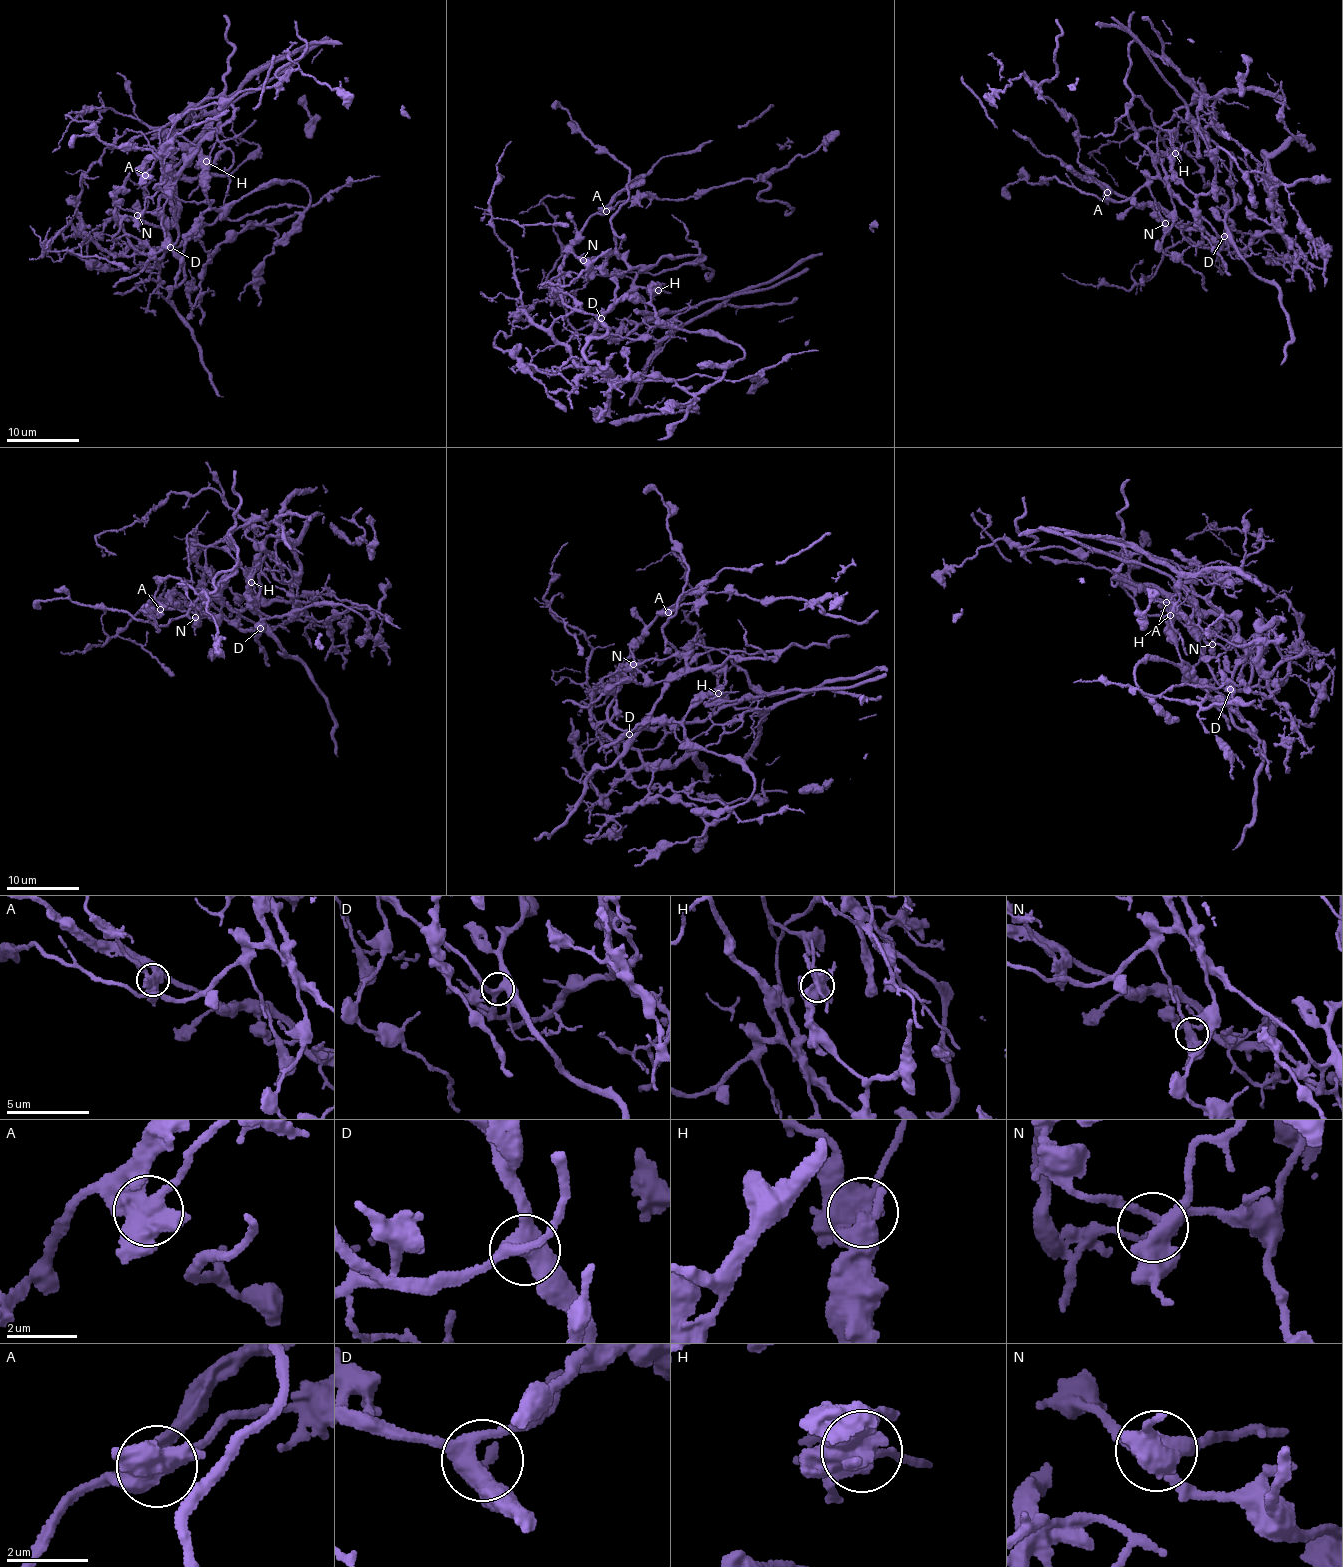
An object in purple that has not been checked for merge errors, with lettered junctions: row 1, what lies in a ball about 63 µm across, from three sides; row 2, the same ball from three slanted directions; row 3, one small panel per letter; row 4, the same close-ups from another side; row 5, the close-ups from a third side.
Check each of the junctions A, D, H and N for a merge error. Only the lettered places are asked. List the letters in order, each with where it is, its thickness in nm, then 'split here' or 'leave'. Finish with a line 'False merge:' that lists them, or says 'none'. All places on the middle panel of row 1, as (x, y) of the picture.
A: place (606, 211); calibre 550 nm; split here
D: place (601, 318); calibre 400 nm; leave
H: place (658, 290); calibre 500 nm; split here
N: place (583, 260); calibre 420 nm; leave
False merge: A, H

